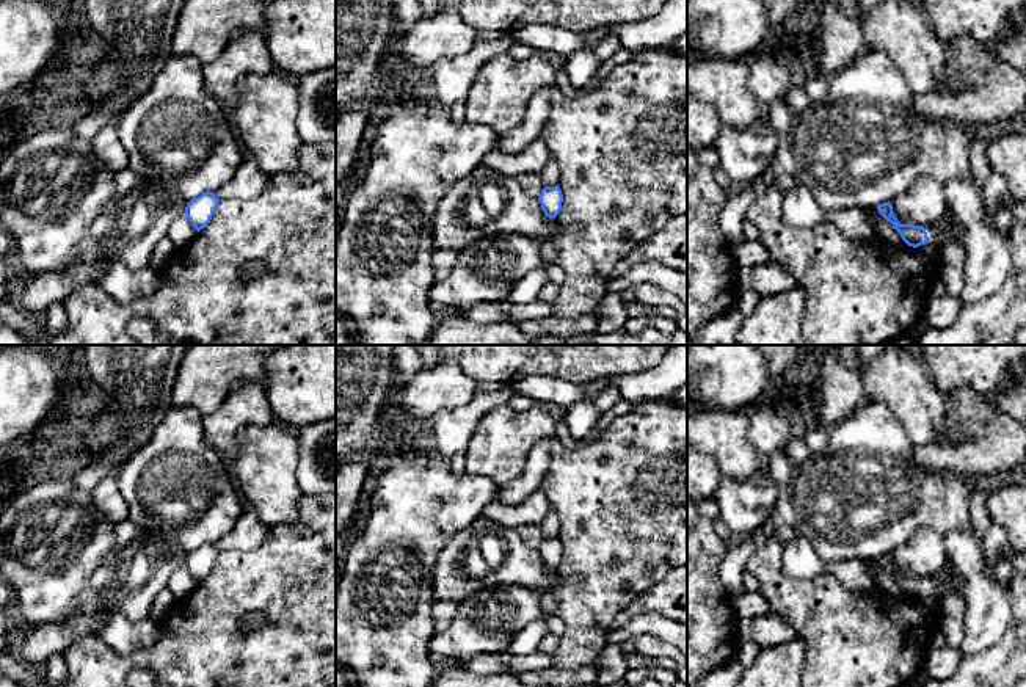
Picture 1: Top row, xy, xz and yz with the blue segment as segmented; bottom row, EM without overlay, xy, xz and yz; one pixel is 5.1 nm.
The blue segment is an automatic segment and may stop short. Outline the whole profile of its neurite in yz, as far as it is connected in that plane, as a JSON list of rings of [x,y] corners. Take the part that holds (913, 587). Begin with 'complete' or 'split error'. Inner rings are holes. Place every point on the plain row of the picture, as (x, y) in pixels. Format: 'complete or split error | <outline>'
split error | [[[890,552],[877,557],[877,562],[885,571],[888,571],[894,577],[894,580],[900,585],[902,591],[913,599],[918,599],[926,594],[946,598],[954,588],[962,587],[965,582],[963,576],[948,558],[946,563],[949,565],[949,574],[943,580],[937,576],[900,576],[894,568],[893,557]]]

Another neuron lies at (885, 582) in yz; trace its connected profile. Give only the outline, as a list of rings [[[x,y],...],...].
[[[877,558],[868,560],[869,572],[875,582],[875,590],[885,593],[893,598],[905,598],[907,594],[902,591],[900,585],[894,580],[894,577],[885,571]]]

